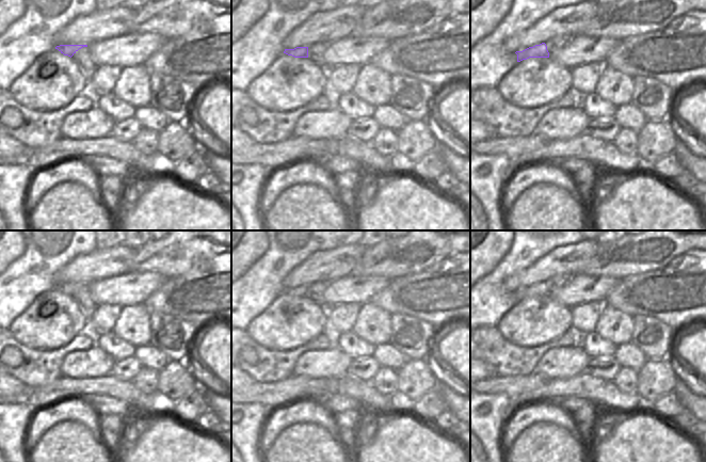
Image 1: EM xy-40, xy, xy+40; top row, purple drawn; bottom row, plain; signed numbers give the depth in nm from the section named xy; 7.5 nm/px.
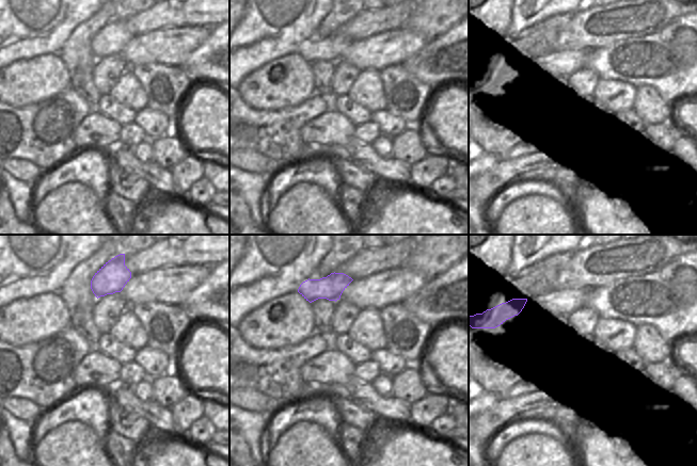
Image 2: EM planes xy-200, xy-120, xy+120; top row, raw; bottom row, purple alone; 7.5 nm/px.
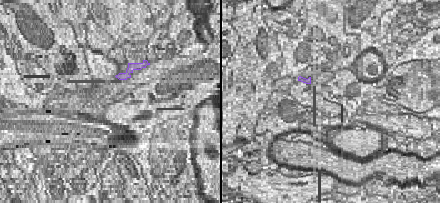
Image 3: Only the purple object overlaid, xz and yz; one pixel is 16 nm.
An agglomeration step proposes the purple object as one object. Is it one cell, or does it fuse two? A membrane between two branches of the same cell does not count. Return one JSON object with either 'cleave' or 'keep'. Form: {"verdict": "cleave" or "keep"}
{"verdict": "keep"}

